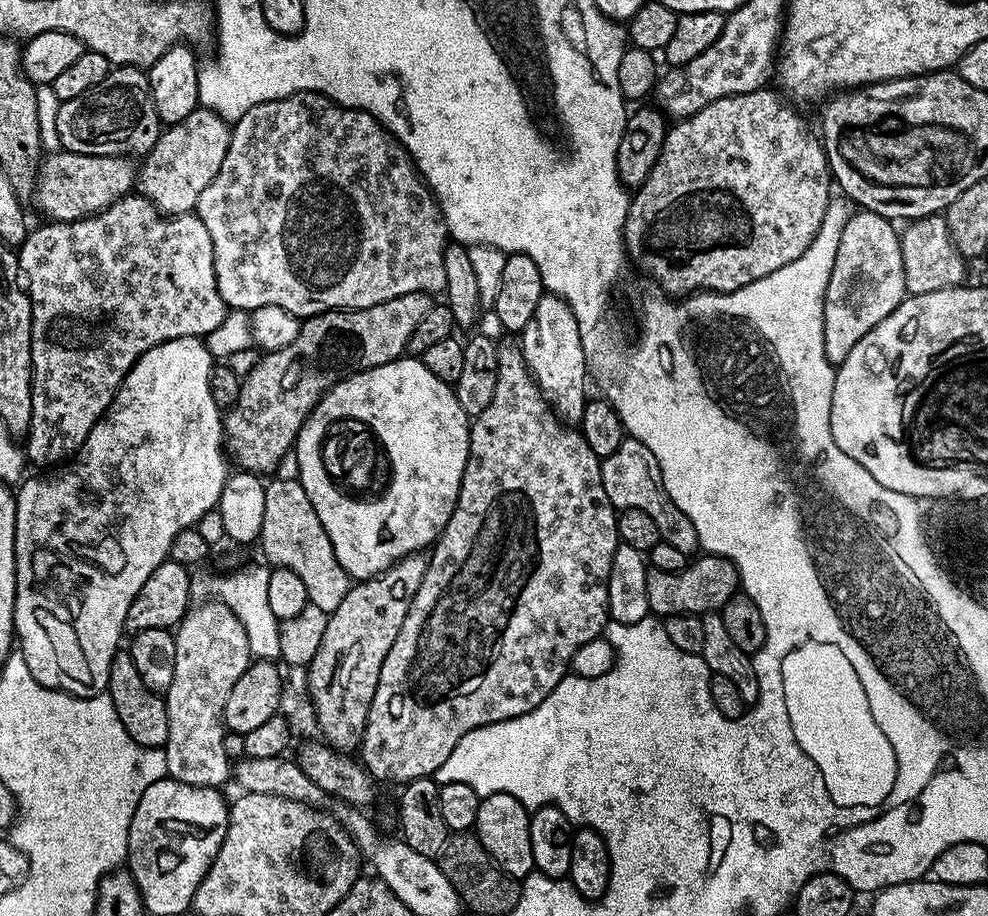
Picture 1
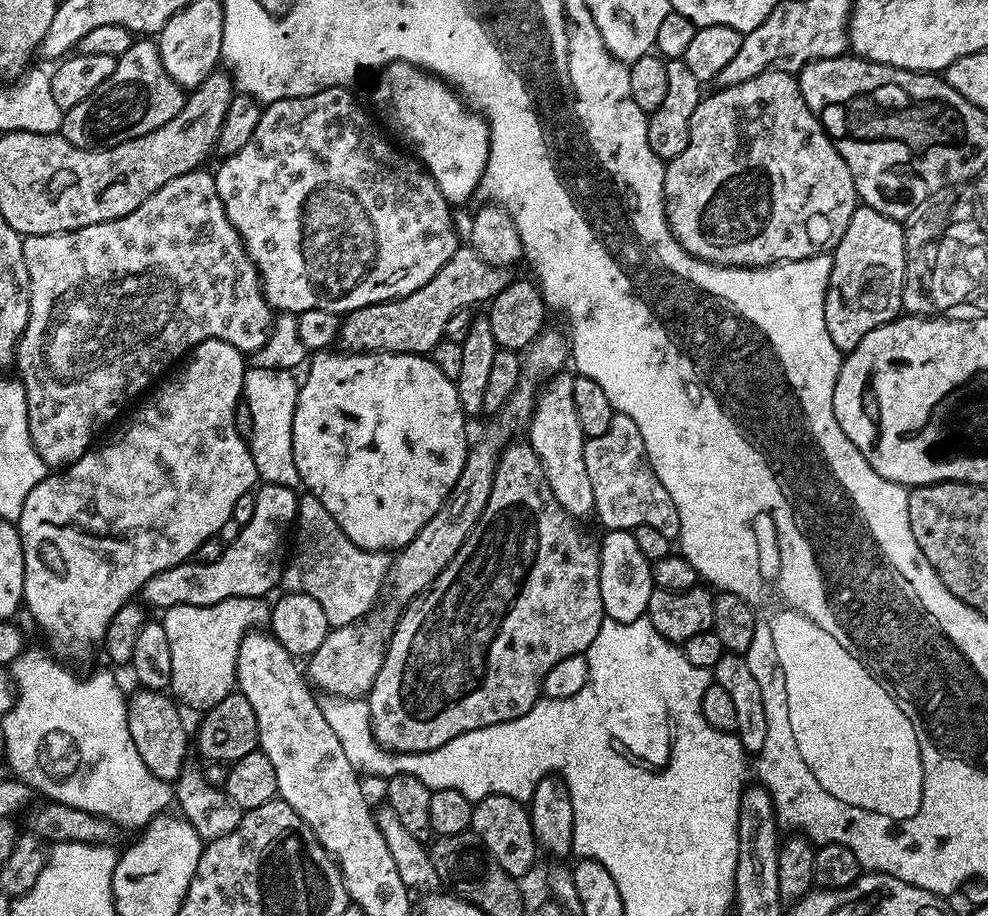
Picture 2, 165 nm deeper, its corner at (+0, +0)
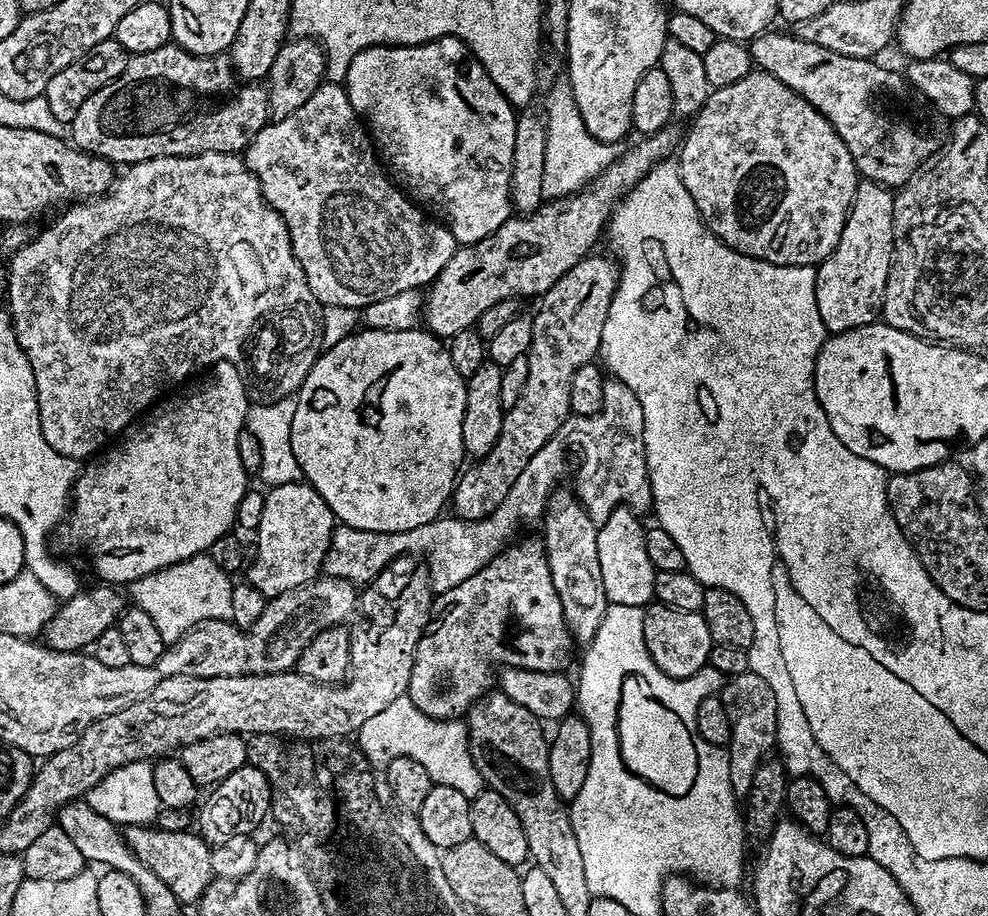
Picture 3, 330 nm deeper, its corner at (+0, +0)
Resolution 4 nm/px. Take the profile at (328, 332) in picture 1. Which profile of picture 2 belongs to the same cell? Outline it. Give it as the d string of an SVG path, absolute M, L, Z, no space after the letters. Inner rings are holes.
M471 246L457 247L446 266L418 290L396 300L383 300L356 308L343 317L338 344L348 352L415 352L431 353L439 340L445 339L446 322L458 310L491 302L510 283L507 268L495 268Z

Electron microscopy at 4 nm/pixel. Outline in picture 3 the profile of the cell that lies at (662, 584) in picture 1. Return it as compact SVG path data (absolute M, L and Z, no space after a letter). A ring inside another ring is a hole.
M649 603L642 612L642 634L654 666L670 678L690 678L708 664L713 642L710 626L706 626L706 618L701 612L674 610L665 604Z

